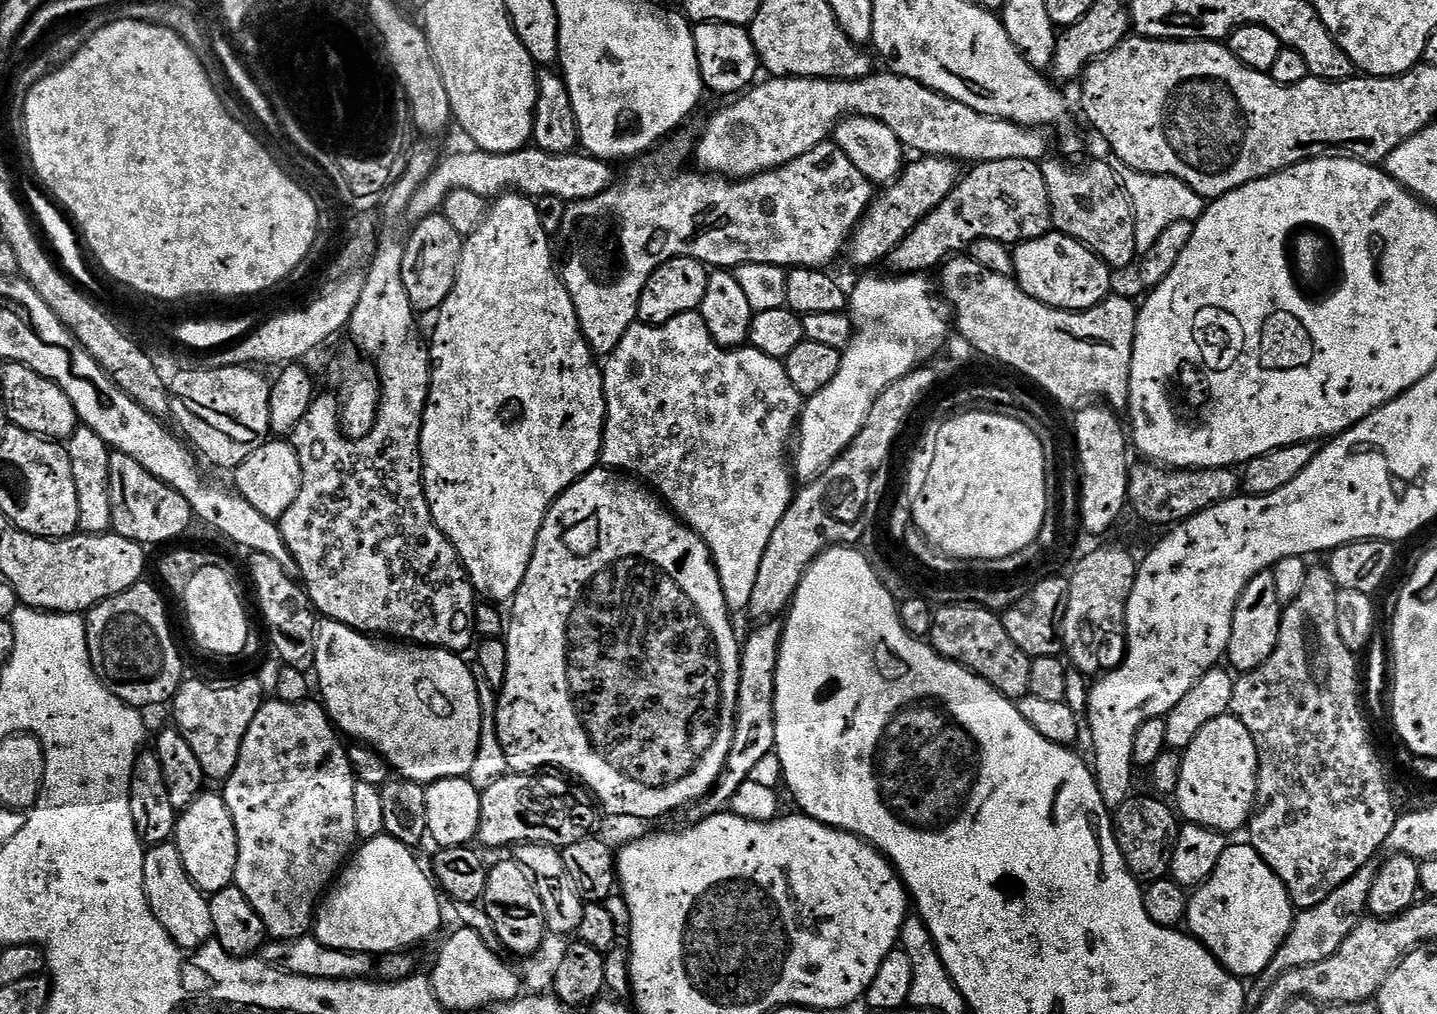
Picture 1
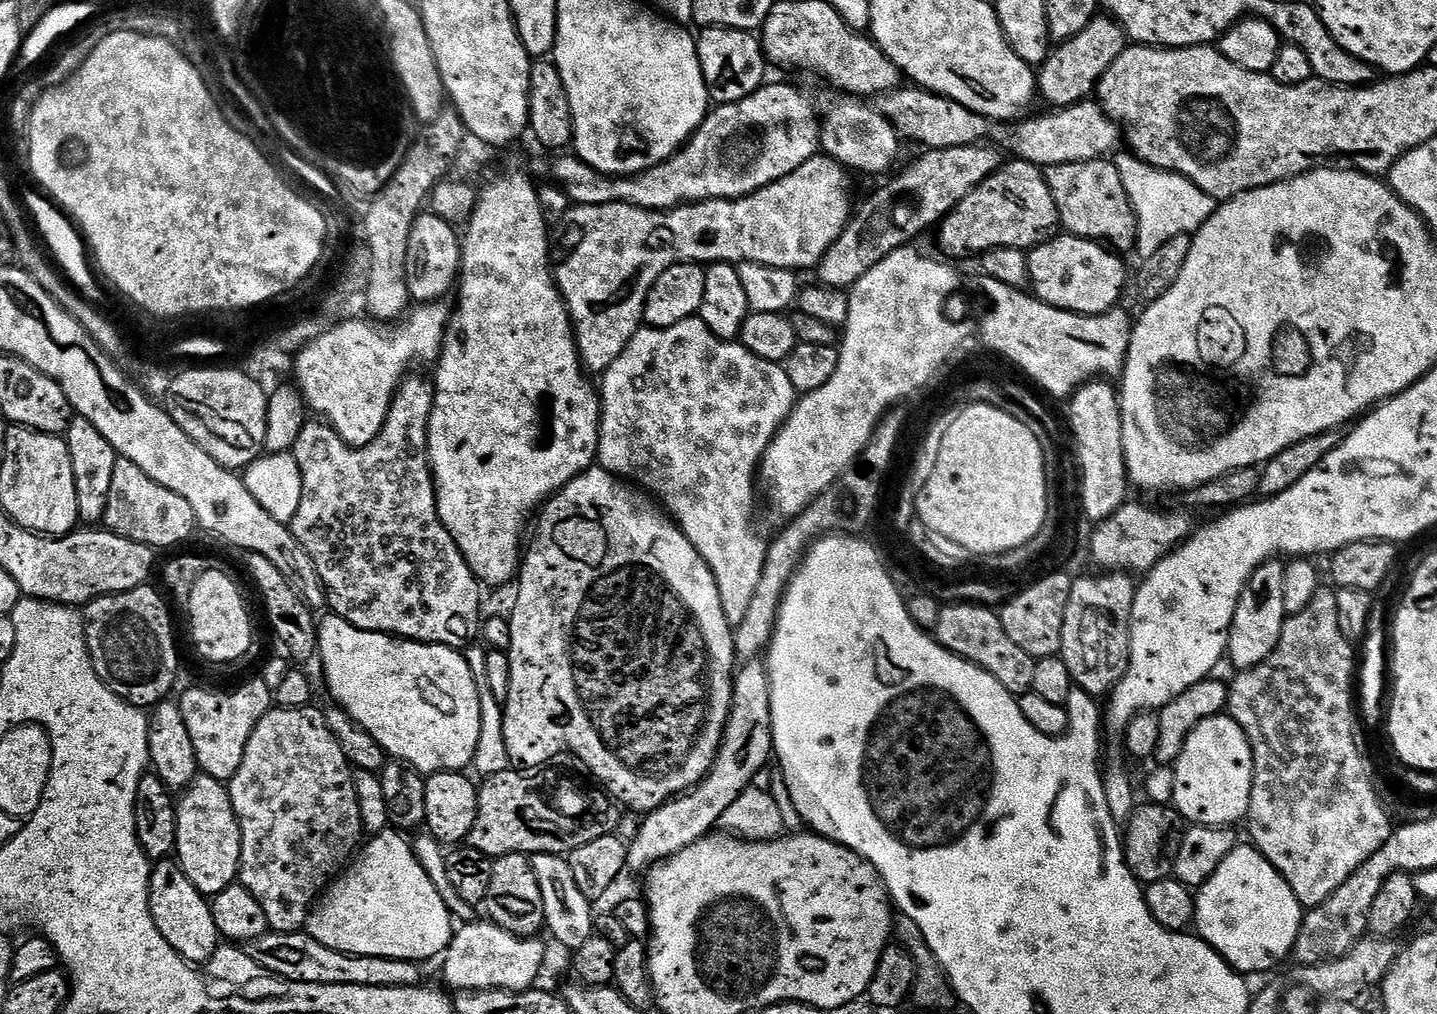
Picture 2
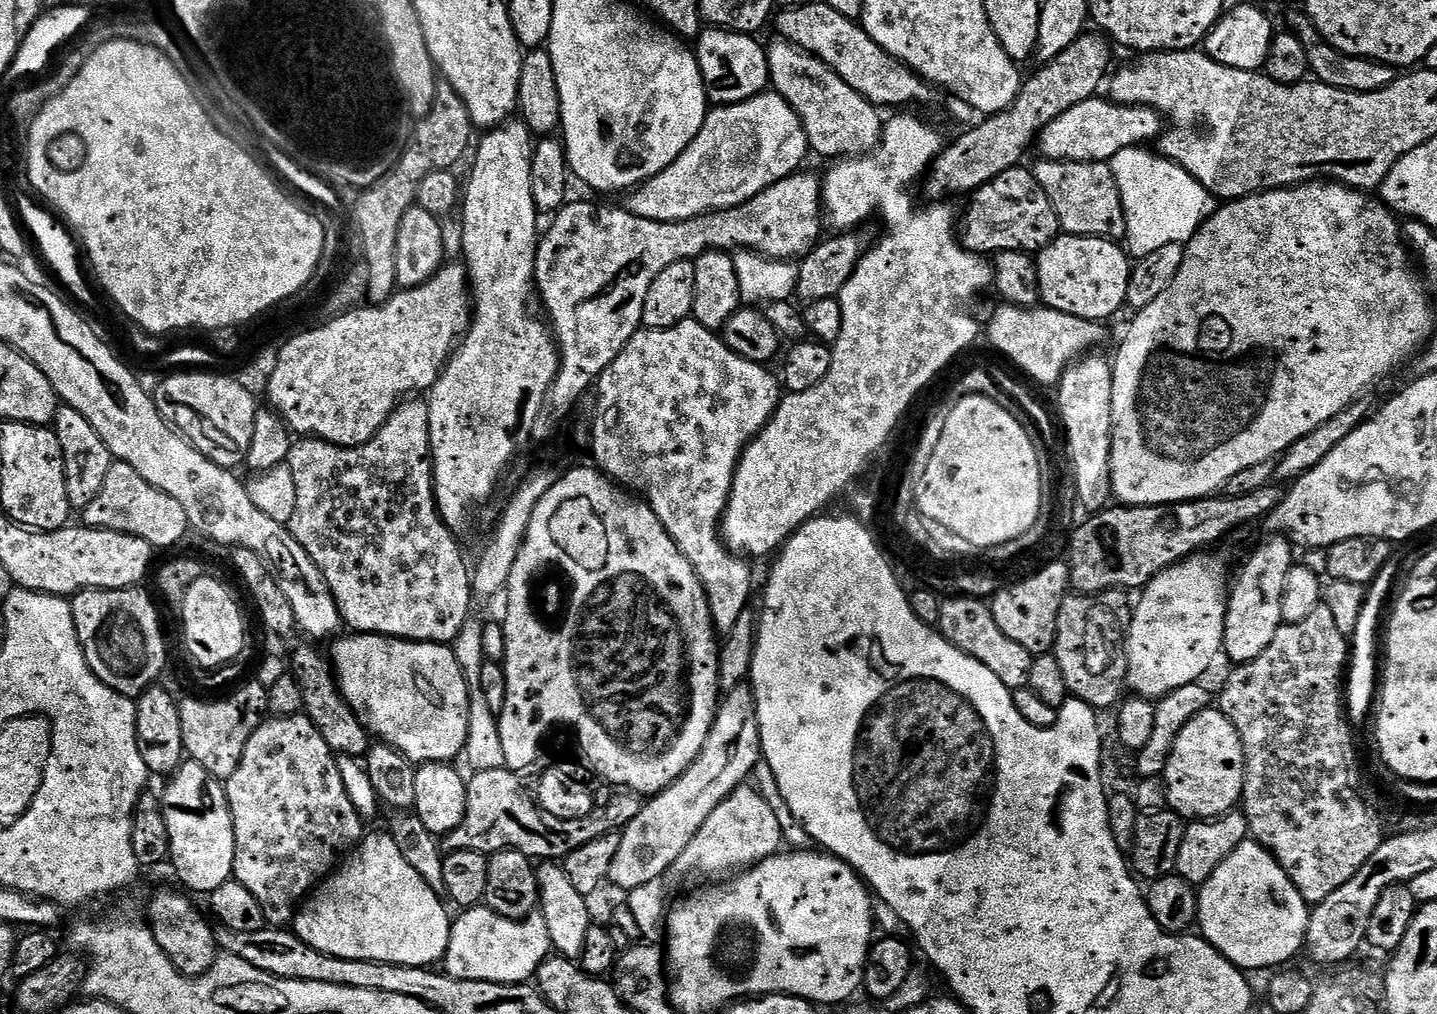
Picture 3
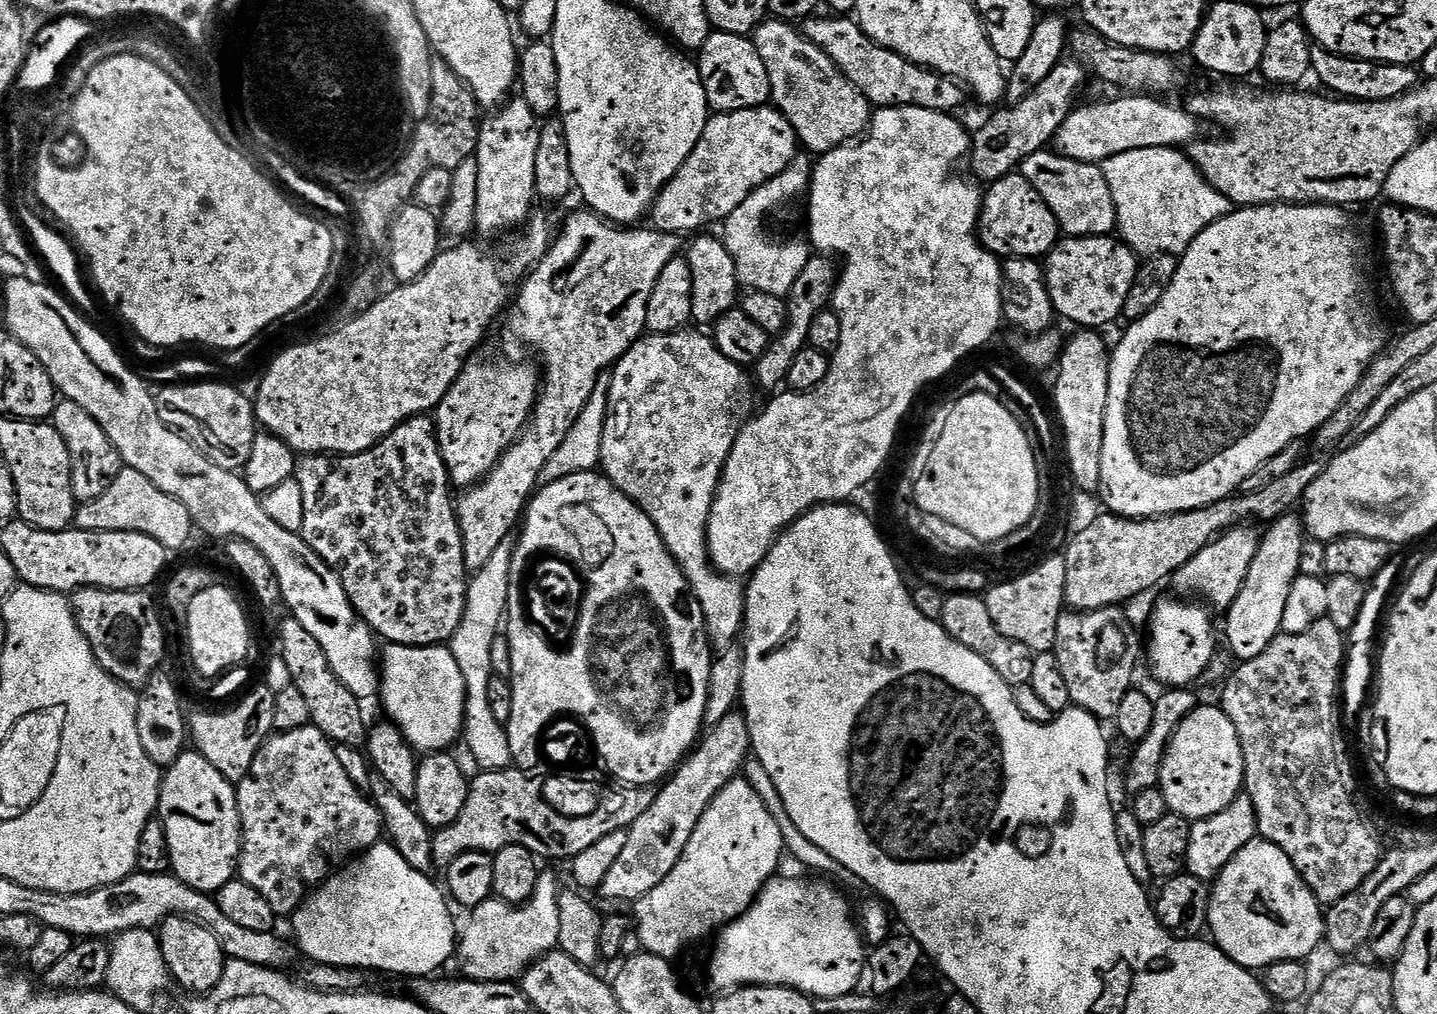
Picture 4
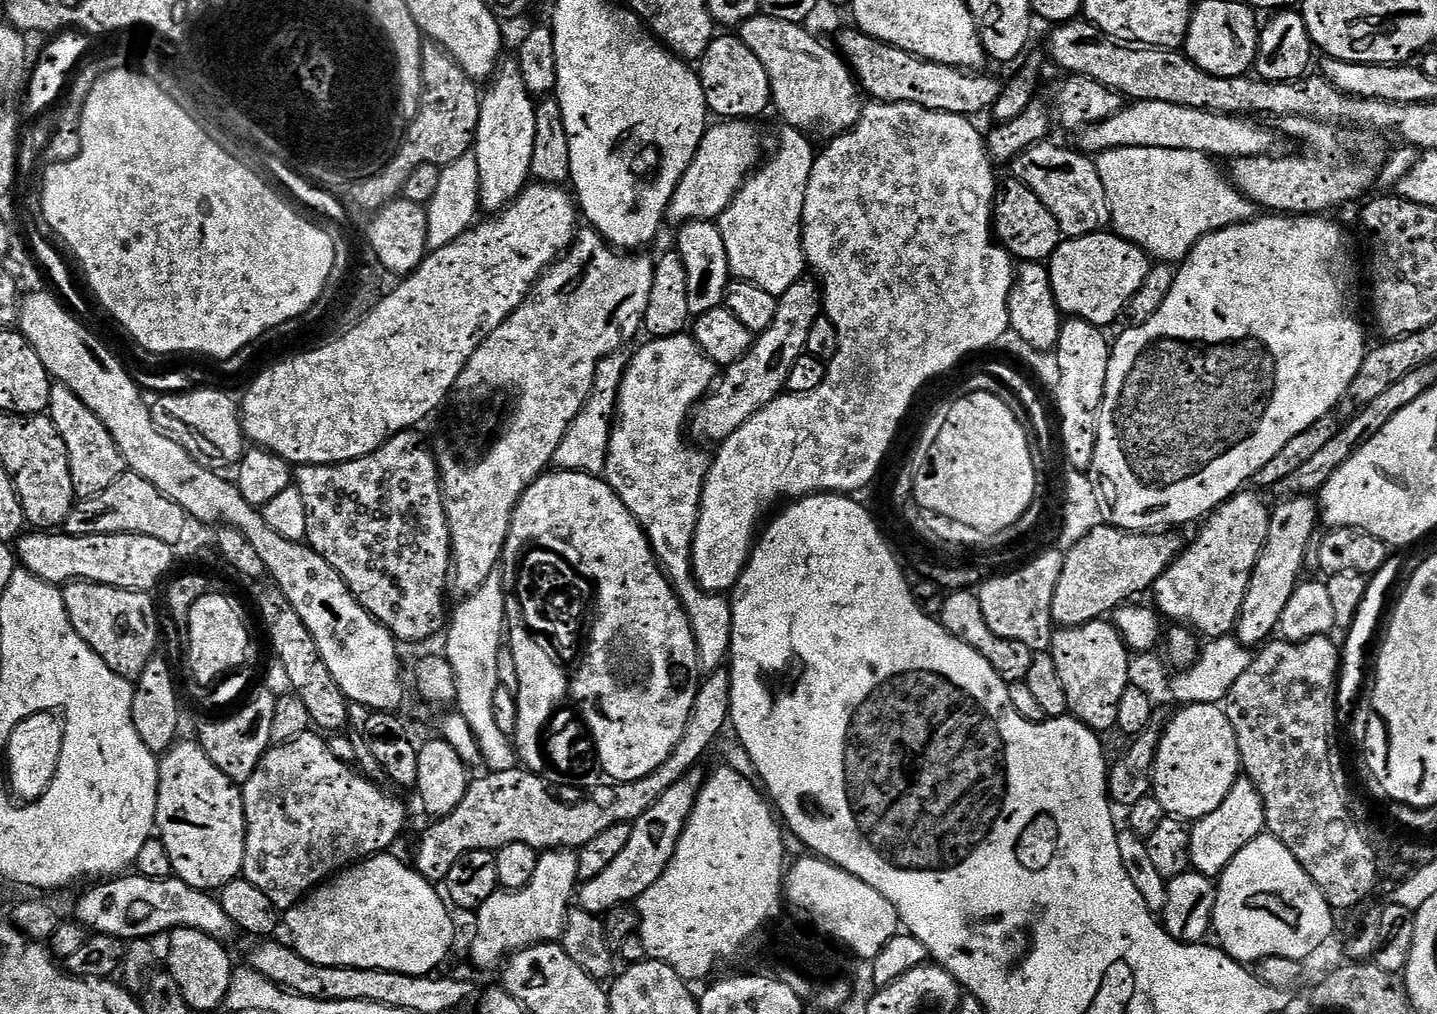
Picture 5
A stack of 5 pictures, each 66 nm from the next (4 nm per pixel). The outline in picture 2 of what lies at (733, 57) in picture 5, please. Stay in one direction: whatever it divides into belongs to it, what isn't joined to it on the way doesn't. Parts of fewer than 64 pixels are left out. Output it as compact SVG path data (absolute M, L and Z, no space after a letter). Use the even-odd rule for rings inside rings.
M704 28L701 33L696 41L696 53L713 105L742 102L742 98L750 98L750 94L764 87L764 75L770 71L770 65L764 55L763 43L753 33L737 28Z

